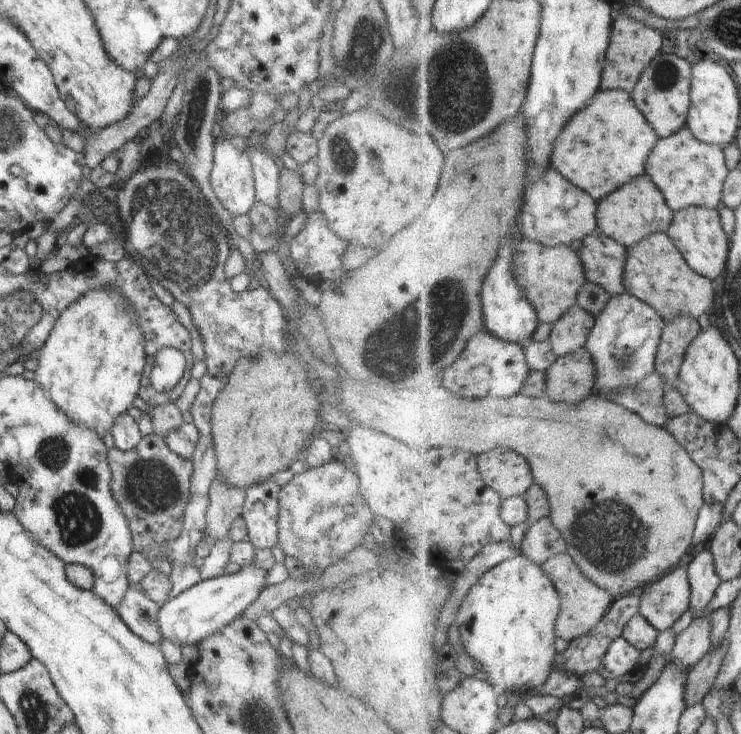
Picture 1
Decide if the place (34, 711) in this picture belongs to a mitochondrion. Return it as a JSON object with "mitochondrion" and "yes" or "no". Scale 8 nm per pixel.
{"mitochondrion":"yes"}

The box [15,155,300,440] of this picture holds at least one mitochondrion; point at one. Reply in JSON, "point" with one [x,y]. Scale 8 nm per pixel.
{"point":[172,210]}

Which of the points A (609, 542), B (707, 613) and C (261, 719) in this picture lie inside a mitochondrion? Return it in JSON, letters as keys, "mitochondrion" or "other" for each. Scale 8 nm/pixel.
{"A":"mitochondrion","B":"other","C":"mitochondrion"}

